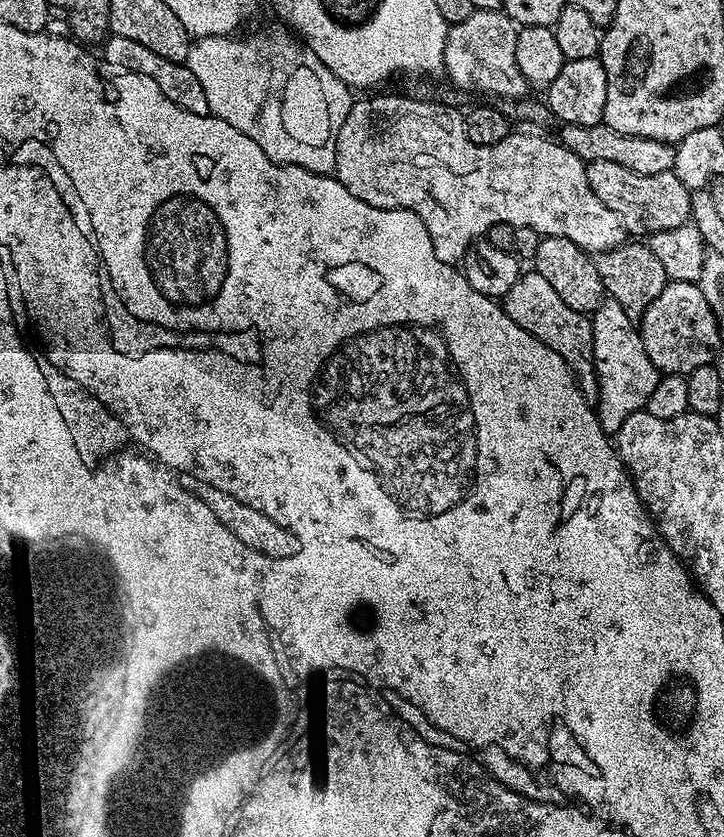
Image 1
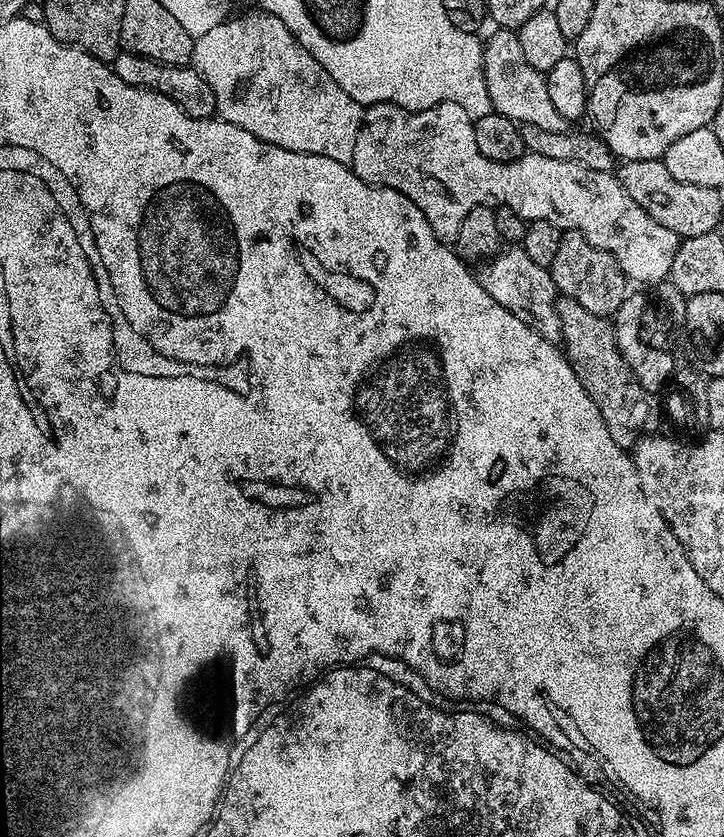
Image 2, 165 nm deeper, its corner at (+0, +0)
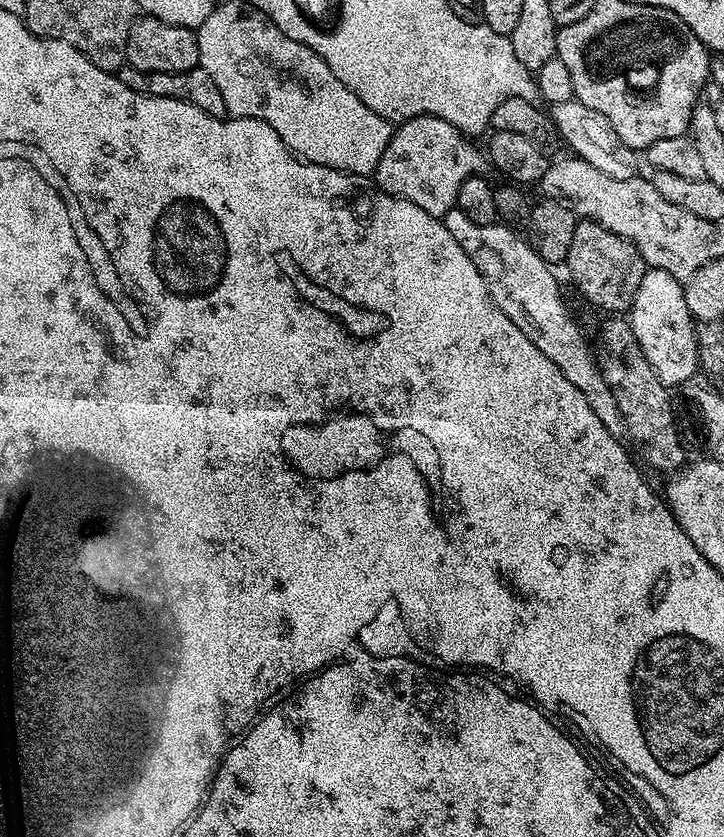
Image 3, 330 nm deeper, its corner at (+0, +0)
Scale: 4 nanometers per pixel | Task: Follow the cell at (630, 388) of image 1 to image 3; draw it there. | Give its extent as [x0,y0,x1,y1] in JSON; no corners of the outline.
[630,268,699,390]

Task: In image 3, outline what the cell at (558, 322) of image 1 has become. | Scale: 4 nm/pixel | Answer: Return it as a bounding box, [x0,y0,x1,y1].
[598,318,686,473]

